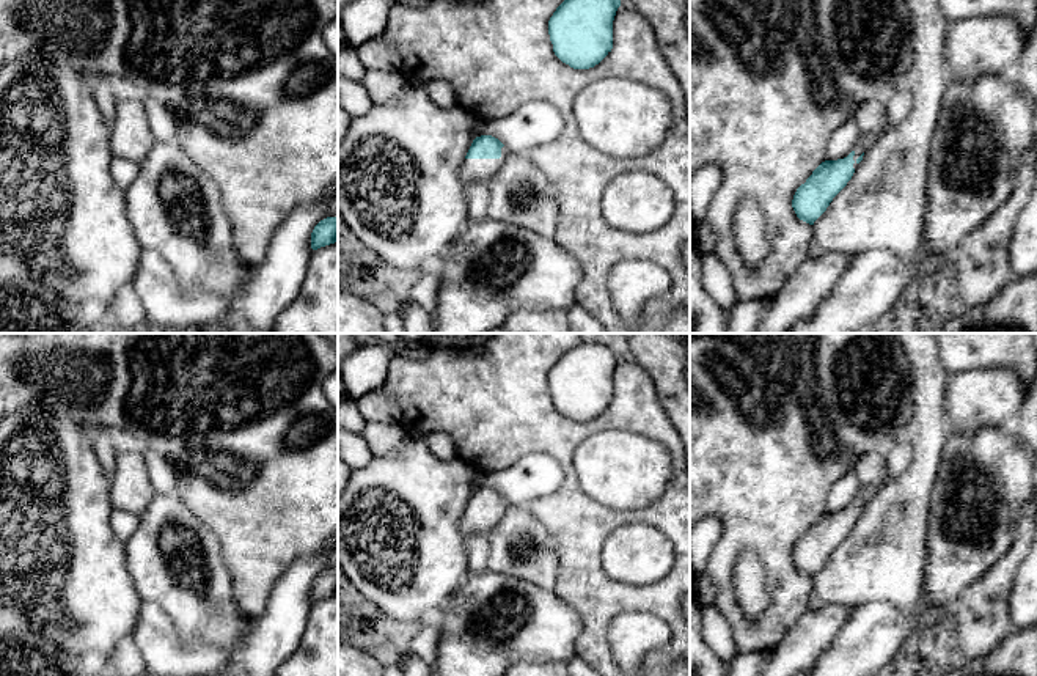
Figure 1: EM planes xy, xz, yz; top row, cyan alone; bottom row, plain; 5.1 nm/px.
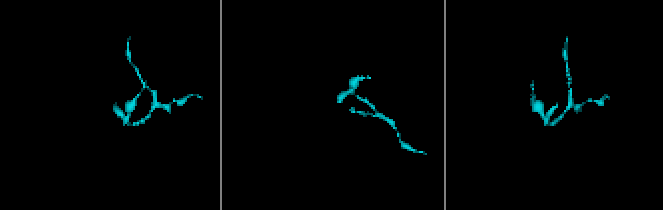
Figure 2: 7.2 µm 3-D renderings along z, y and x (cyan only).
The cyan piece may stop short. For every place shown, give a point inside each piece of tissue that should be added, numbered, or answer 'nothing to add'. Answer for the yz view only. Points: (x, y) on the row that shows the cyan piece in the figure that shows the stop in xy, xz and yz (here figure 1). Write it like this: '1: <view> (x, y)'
1: yz (897, 107)

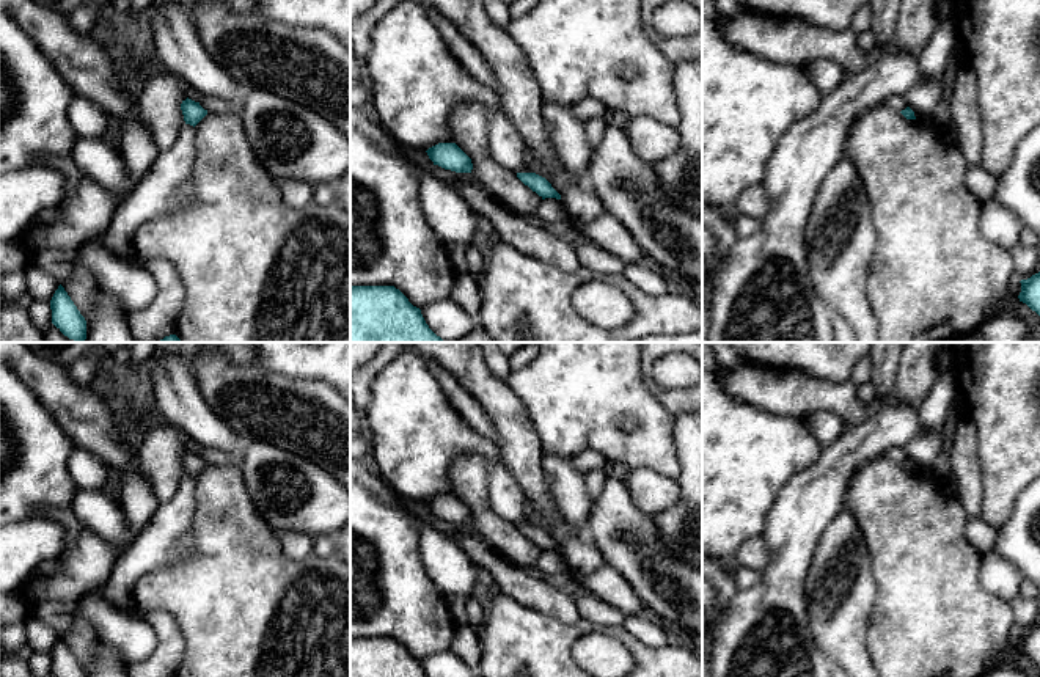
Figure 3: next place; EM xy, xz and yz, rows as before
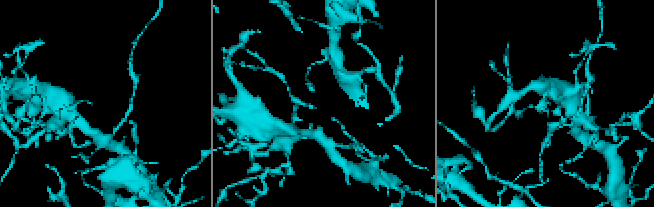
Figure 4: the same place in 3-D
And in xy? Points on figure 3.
nothing to add

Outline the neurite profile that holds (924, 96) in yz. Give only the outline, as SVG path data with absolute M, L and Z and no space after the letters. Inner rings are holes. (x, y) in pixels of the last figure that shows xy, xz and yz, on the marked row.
M919 80L903 94L906 105L914 112L916 119L928 121L943 97L939 80Z

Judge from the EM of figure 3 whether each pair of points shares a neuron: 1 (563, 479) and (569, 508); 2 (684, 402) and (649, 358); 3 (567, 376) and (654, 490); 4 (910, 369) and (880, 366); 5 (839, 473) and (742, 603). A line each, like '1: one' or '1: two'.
1: one
2: one
3: two
4: two
5: one

